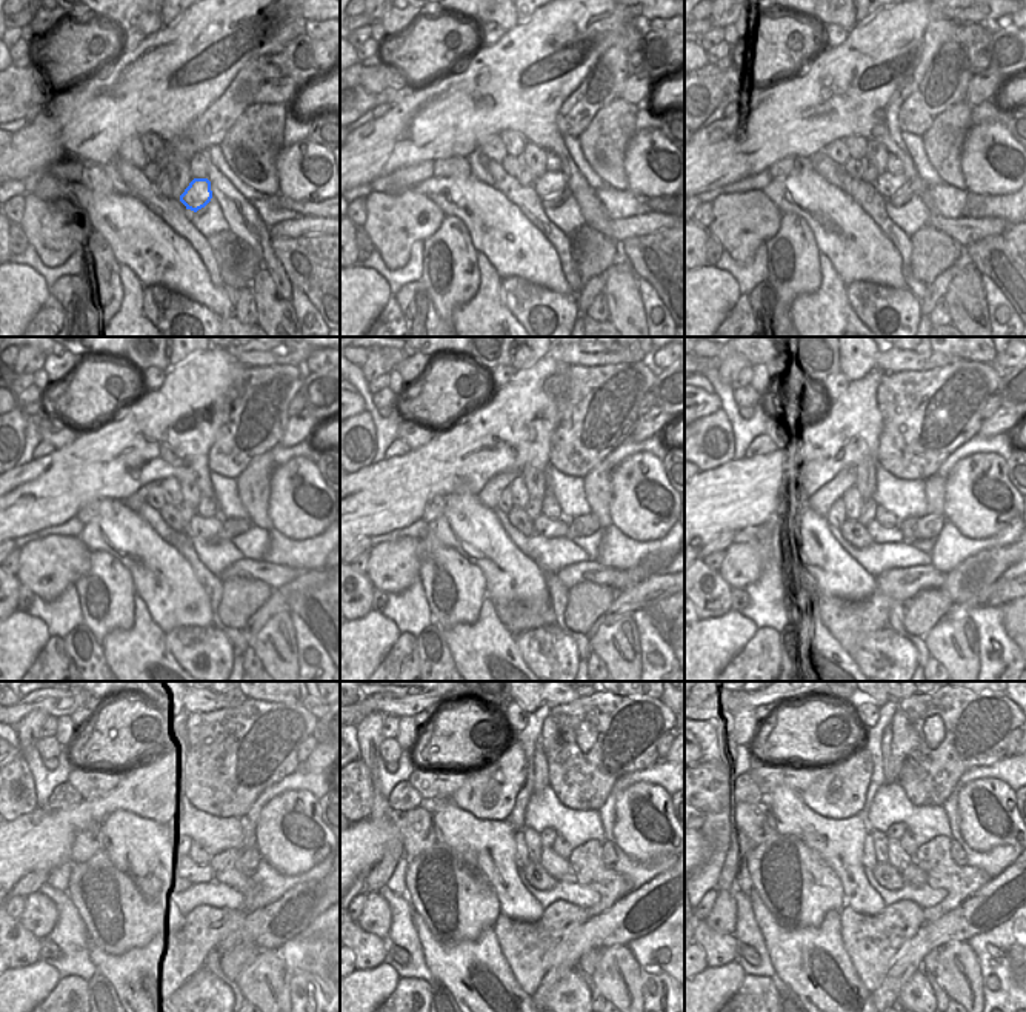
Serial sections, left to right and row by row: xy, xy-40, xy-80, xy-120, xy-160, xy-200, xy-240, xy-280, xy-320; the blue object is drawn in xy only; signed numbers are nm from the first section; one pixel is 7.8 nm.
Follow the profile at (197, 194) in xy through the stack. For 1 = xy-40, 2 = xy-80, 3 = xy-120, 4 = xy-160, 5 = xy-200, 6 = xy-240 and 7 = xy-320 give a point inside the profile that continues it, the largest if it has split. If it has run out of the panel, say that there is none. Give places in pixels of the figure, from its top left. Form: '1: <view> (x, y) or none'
1: xy-40 (545, 185)
2: xy-80 (888, 183)
3: xy-120 (206, 528)
4: xy-160 (543, 526)
5: xy-200 (886, 529)
6: xy-240 (191, 872)
7: xy-320 (889, 878)

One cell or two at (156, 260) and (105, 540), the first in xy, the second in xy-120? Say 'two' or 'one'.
one

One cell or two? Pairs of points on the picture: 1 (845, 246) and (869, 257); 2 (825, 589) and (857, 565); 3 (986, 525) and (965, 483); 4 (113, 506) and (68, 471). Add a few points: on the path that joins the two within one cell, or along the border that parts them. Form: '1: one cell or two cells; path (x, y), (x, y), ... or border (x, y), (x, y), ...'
1: one cell; path (851, 246), (863, 252)
2: two cells; border (816, 551), (834, 574), (839, 597)
3: one cell; path (982, 514), (982, 508), (971, 494)
4: two cells; border (100, 499), (119, 499), (123, 502)

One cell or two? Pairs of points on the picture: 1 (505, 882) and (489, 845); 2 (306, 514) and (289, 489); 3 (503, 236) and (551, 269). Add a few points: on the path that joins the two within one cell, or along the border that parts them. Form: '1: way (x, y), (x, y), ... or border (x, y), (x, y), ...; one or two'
1: way (502, 872), (493, 854); one
2: way (300, 508), (294, 503), (293, 496); one
3: way (516, 248), (539, 263); one

